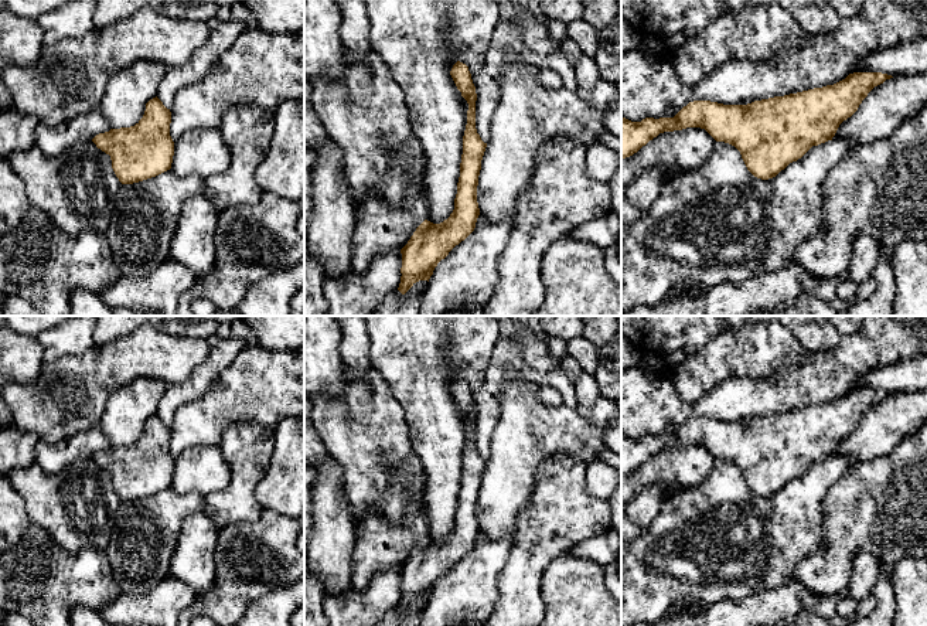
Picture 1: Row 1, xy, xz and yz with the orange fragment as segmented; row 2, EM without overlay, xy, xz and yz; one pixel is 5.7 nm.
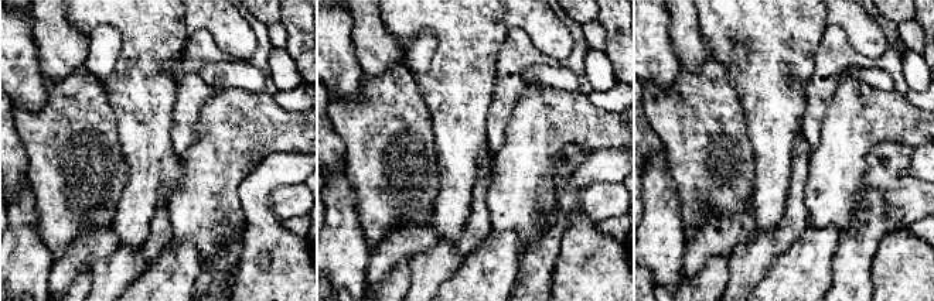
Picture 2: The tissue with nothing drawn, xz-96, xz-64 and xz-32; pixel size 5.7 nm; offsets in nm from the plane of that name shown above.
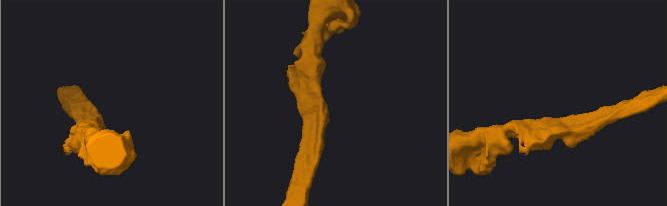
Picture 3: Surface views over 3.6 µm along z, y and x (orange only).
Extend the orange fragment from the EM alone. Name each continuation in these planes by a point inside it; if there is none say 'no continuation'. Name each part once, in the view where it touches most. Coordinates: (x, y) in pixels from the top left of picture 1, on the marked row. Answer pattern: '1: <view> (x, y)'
no continuation

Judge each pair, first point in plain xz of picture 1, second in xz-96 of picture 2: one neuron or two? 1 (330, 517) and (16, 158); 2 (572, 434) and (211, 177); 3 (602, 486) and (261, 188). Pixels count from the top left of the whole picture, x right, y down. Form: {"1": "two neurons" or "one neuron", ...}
{"1": "two neurons", "2": "one neuron", "3": "one neuron"}

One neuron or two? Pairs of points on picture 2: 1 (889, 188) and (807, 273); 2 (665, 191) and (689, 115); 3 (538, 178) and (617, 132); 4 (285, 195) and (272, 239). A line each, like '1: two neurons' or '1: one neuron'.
1: two neurons
2: two neurons
3: one neuron
4: two neurons

